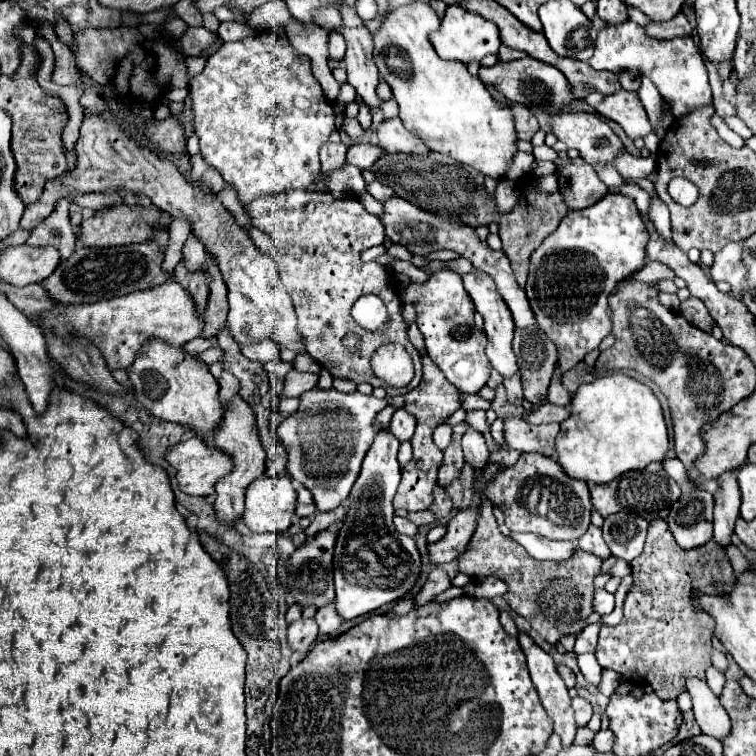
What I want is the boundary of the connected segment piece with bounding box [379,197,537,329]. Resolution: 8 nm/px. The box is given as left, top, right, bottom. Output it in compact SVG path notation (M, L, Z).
M393 197L393 201L385 201L383 203L383 213L381 213L381 223L385 227L385 235L393 241L393 243L399 243L403 247L407 247L411 253L417 253L417 255L427 255L431 251L437 251L437 249L451 249L451 251L457 251L461 257L469 259L477 269L485 271L487 275L493 277L495 285L497 285L497 291L501 293L501 297L505 299L507 307L511 309L513 313L513 319L515 319L515 325L521 327L521 329L533 329L537 327L535 323L535 315L529 307L529 301L527 301L527 295L525 291L517 285L515 277L513 277L513 271L509 267L509 259L505 257L503 251L493 251L487 241L481 241L475 233L473 227L469 225L461 225L457 221L449 221L445 217L437 217L435 213L429 213L401 197Z

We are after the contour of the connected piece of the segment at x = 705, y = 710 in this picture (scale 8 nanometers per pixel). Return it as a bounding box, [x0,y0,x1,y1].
[687,677,731,741]

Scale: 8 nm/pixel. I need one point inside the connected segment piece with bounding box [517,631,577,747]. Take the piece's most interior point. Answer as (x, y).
(553, 692)

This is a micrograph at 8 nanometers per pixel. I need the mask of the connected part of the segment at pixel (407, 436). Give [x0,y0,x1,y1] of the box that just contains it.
[389,409,415,441]

